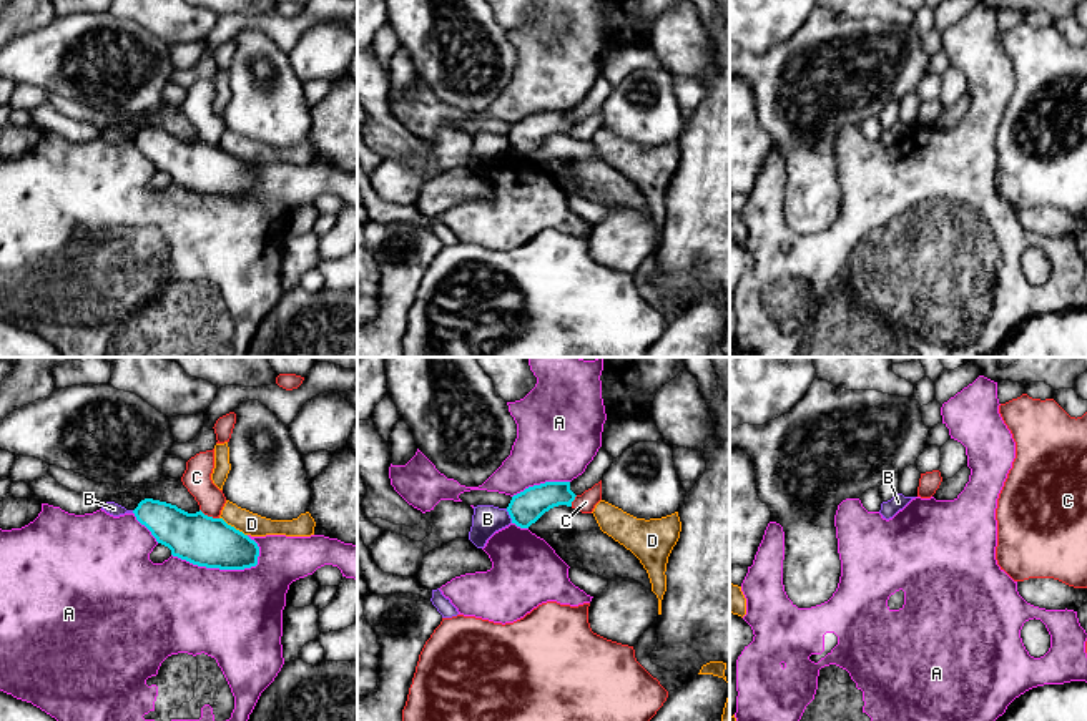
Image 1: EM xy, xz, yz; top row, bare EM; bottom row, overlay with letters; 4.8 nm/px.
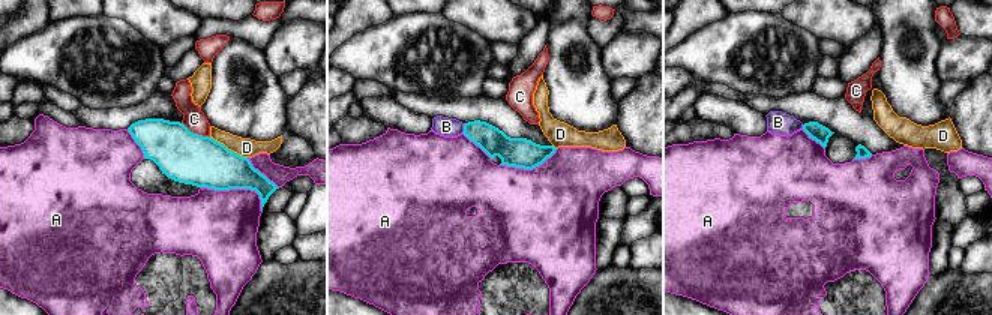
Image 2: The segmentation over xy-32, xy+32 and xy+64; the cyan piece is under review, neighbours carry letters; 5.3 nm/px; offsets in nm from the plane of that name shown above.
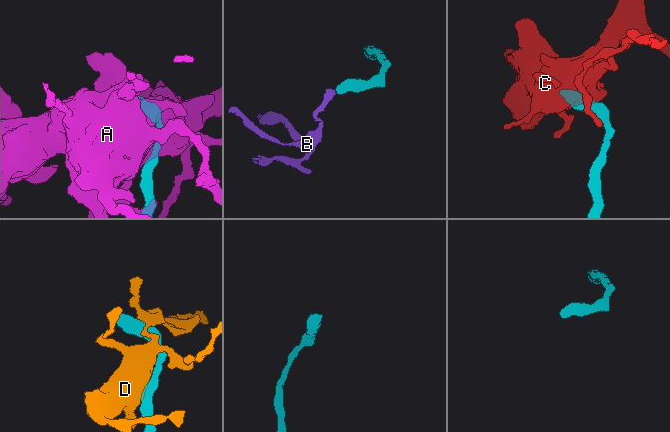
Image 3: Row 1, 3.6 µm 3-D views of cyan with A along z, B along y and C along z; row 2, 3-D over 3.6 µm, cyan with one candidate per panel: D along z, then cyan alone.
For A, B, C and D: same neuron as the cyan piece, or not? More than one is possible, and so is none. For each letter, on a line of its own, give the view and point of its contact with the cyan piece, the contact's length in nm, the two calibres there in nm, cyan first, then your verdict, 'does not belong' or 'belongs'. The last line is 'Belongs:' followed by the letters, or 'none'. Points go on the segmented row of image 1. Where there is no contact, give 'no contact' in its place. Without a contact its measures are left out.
A: contact xy (221, 568); length 440 nm; calibres 240 and 460 nm; does not belong
B: contact xz (509, 514); length 80 nm; calibres 160 and 140 nm; does not belong
C: contact xy (210, 517); length 110 nm; calibres 240 and 140 nm; does not belong
D: contact xy (233, 527); length 160 nm; calibres 240 and 110 nm; does not belong
Belongs: none

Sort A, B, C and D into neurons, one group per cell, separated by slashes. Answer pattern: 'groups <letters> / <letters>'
groups A / B / C / D

